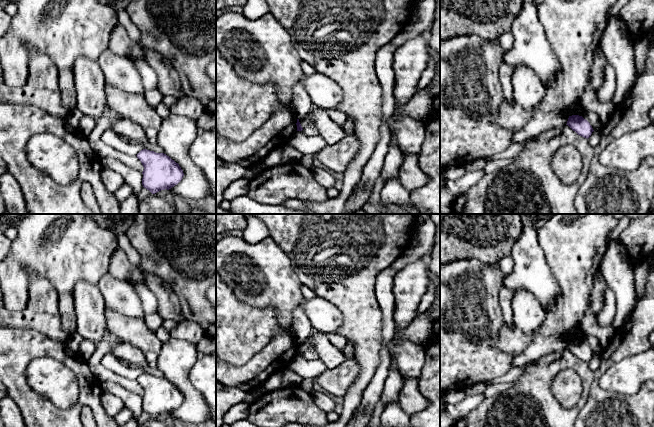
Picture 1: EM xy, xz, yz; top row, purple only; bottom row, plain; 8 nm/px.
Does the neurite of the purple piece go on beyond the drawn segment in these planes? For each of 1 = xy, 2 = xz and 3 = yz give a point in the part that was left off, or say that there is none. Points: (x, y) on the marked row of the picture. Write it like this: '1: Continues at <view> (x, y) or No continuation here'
1: No continuation here
2: No continuation here
3: No continuation here

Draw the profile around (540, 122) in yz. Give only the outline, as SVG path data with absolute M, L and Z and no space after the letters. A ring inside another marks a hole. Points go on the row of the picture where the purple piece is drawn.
M555 110L549 113L536 112L521 130L514 133L512 143L523 142L554 127L563 127L567 124L568 118L565 110Z

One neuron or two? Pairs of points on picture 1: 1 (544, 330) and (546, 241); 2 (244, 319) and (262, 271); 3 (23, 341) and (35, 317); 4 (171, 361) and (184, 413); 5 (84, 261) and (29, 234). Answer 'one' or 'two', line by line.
1: one
2: two
3: two
4: one
5: one

